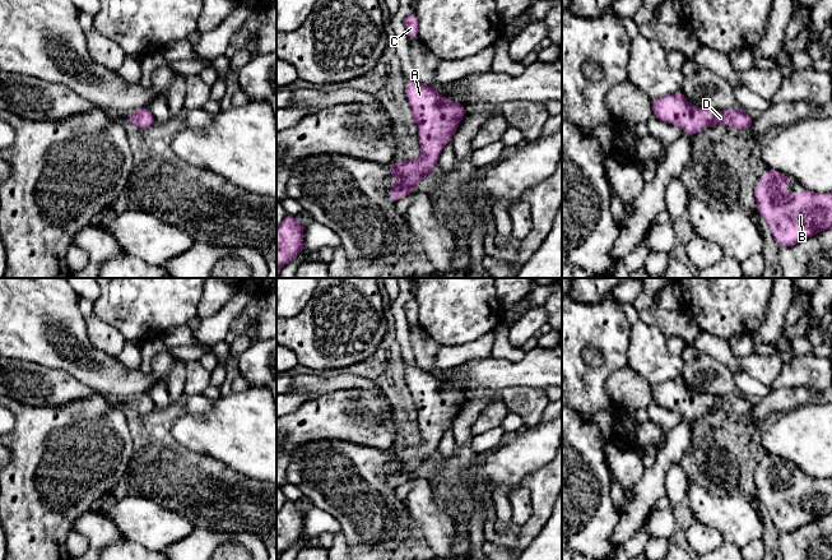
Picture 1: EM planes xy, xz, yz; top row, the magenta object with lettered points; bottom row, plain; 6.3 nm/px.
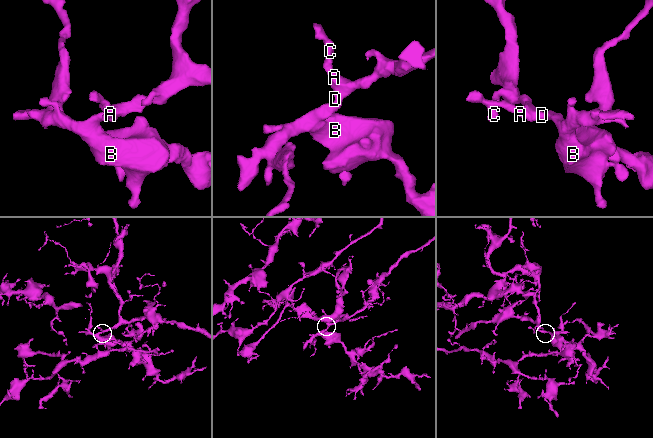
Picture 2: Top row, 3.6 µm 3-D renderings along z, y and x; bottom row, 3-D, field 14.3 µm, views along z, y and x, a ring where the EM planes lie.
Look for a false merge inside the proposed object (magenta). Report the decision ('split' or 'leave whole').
leave whole

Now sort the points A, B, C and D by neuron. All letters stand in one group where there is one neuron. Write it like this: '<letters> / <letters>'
A B C D

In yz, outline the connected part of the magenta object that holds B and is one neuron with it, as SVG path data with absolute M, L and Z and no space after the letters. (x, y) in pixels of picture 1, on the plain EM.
M766 455L754 475L754 483L761 501L772 518L778 532L794 532L832 513L832 477L813 478L805 475L800 480L785 480L782 475L791 471L791 464L775 455Z

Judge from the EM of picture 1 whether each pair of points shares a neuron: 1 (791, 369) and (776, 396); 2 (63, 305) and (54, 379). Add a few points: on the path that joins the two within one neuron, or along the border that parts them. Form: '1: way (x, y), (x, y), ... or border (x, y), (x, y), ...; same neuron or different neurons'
1: border (810, 388), (772, 389); different neurons
2: border (26, 361), (63, 369), (82, 383); different neurons

